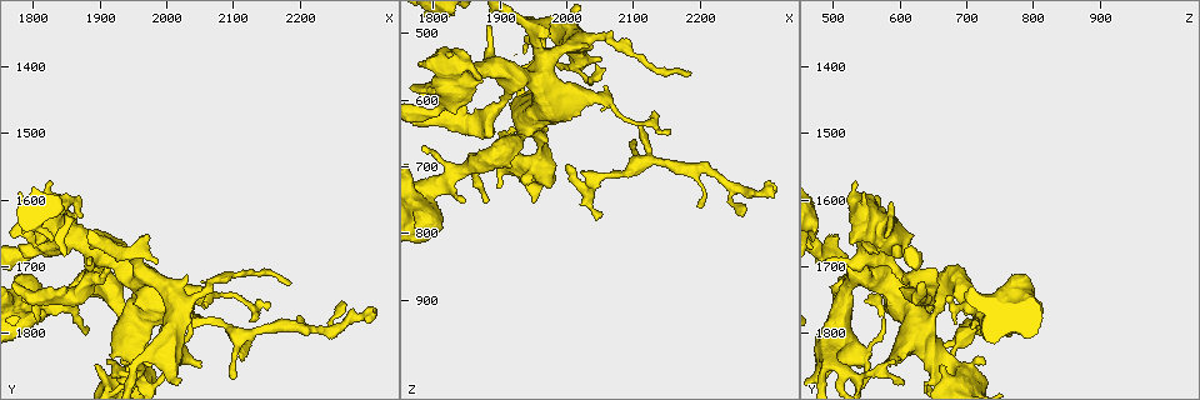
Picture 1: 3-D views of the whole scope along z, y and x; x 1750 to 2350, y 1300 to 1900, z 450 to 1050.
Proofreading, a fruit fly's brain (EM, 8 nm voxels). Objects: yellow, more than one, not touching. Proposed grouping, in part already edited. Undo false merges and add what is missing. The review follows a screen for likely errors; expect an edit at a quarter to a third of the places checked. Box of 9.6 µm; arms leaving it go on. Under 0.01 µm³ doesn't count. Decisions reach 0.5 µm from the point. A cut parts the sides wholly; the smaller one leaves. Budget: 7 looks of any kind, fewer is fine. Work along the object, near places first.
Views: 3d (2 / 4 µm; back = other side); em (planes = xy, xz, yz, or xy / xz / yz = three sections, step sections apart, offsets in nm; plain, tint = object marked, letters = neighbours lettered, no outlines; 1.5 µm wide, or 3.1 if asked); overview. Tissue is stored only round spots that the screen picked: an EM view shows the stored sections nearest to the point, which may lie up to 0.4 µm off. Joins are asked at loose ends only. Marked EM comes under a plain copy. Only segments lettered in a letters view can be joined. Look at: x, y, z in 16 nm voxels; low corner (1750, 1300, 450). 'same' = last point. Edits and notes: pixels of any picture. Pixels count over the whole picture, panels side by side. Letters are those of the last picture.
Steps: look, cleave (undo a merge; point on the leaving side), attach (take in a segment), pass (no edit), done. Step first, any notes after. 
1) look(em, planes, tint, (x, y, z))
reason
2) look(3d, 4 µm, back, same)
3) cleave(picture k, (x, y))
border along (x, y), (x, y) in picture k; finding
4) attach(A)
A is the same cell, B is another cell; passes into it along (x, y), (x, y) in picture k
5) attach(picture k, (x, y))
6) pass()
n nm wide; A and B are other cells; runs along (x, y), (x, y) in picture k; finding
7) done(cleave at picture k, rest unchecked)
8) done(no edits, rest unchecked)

look(em, planes, letters, (1975, 1655, 510))
an open end

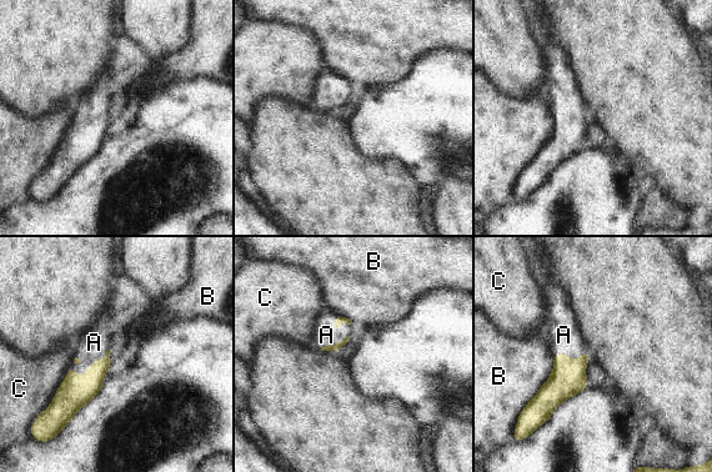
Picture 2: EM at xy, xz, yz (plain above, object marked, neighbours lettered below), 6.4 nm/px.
attach(picture 2, (94, 342))
A is the same cell, B and C are other cells; the cell continues

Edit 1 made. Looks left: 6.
look(overview)
redraw

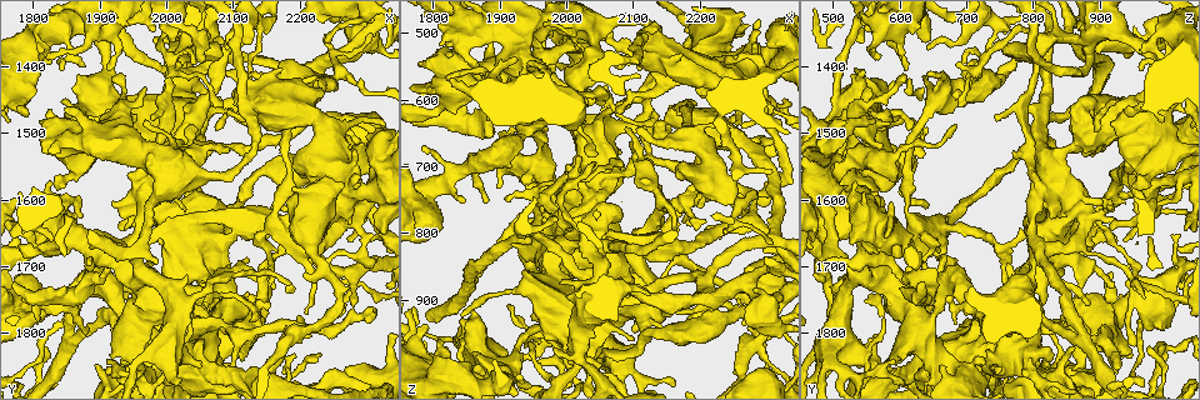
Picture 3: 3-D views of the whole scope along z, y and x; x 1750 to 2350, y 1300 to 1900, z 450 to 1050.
look(em, planes, tint, (1870, 1600, 560))
thick end

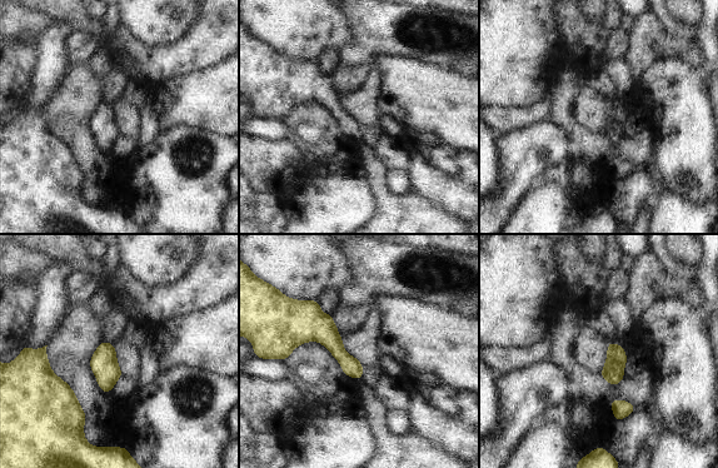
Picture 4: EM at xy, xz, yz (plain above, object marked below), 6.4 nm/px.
look(em, planes, letters, same)

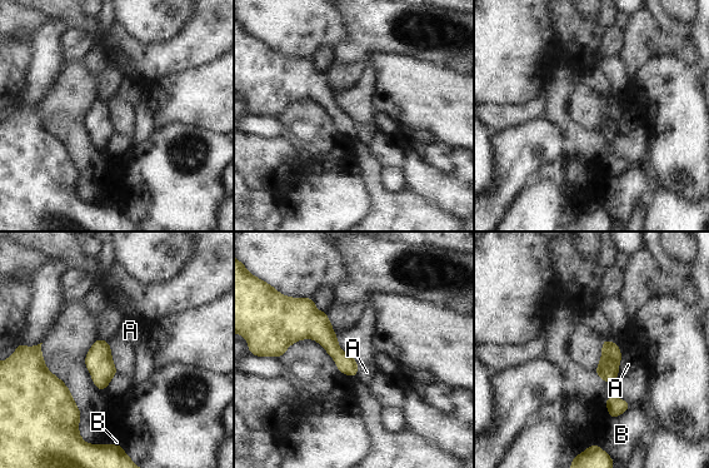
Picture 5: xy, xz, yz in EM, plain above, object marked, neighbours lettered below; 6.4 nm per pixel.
pass()
A and B are other cells; border along (622, 356), (618, 373) in picture 5; none of them fits

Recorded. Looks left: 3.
done(attach at picture 2, rest unchecked)

